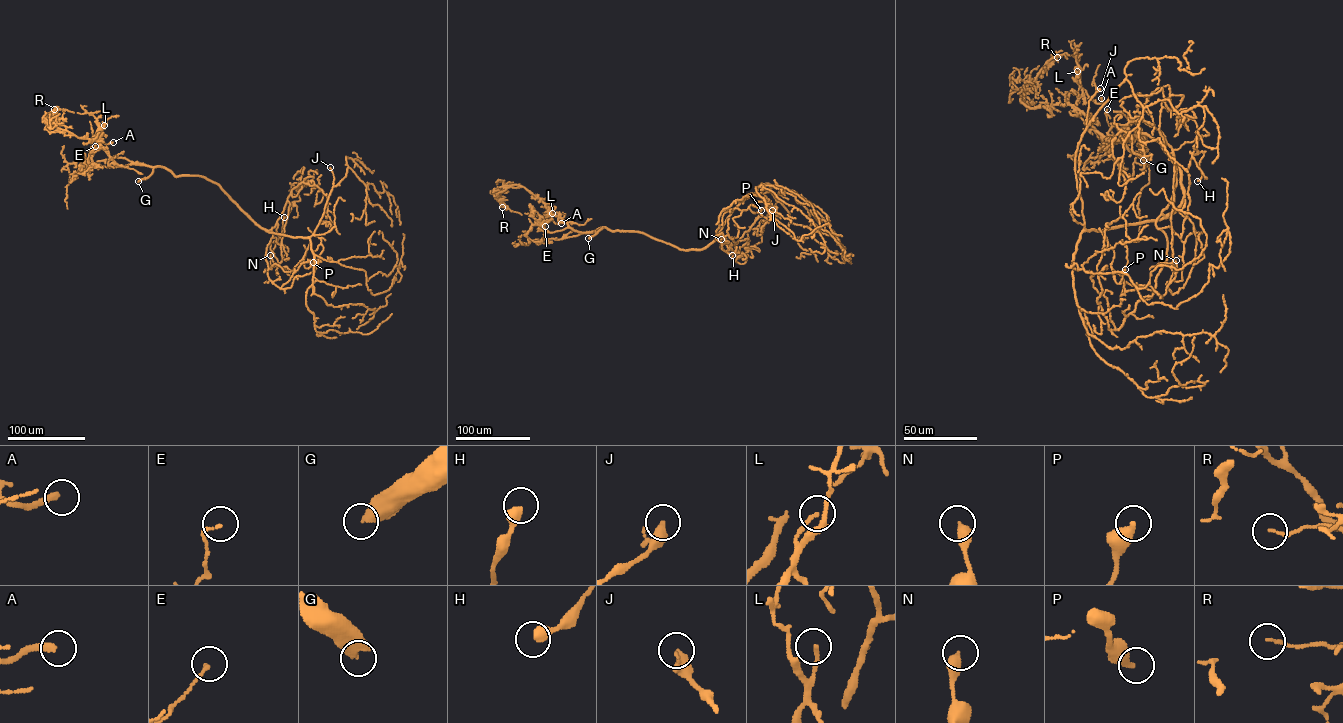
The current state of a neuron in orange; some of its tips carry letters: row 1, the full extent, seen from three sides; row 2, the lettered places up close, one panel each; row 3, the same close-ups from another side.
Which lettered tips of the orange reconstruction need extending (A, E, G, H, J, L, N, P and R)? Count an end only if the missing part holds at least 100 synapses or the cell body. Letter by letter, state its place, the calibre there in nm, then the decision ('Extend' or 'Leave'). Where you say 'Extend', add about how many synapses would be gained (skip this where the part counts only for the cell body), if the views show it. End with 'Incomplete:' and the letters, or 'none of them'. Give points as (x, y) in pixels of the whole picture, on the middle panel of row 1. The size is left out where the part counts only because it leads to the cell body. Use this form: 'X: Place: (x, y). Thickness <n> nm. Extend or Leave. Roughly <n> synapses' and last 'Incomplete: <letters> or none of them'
A: Place: (561, 223). Thickness 300 nm. Leave
E: Place: (545, 226). Thickness 130 nm. Leave
G: Place: (588, 238). Thickness 460 nm. Extend
H: Place: (732, 255). Thickness 400 nm. Leave
J: Place: (772, 210). Thickness 240 nm. Leave
L: Place: (552, 213). Thickness 140 nm. Leave
N: Place: (721, 239). Thickness 440 nm. Leave
P: Place: (761, 210). Thickness 400 nm. Leave
R: Place: (502, 207). Thickness 100 nm. Leave
Incomplete: G

